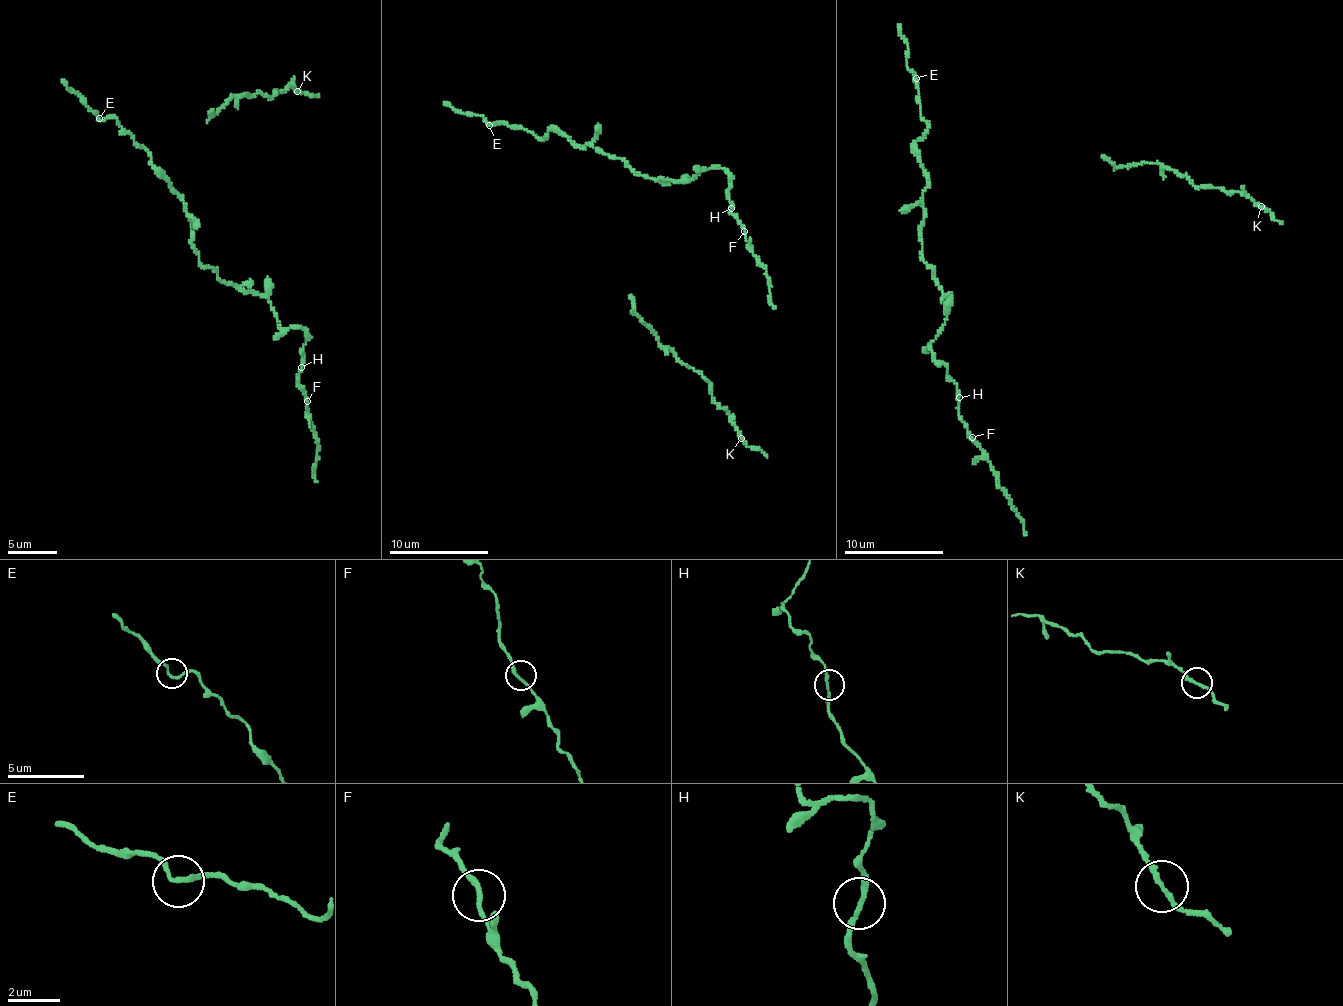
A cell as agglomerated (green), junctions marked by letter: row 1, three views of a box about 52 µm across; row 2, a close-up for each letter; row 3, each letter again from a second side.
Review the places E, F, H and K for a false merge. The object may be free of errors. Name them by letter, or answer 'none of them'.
none of them

